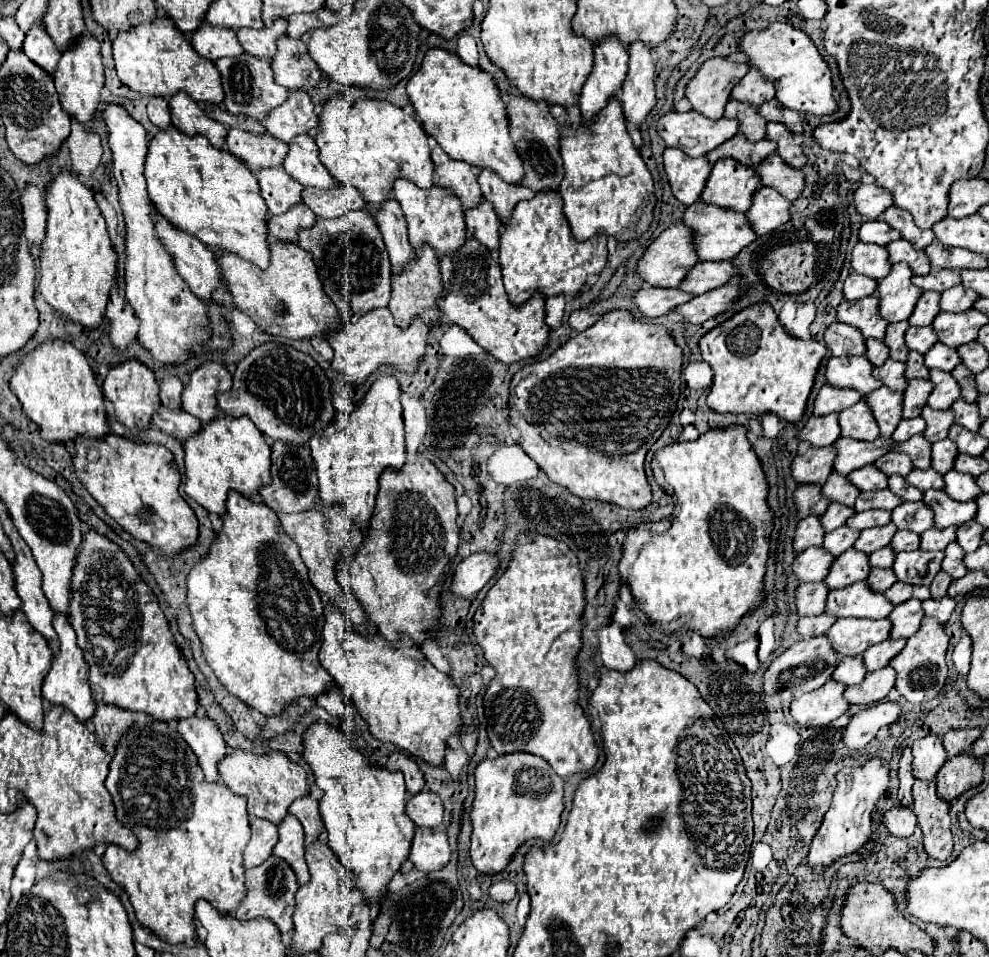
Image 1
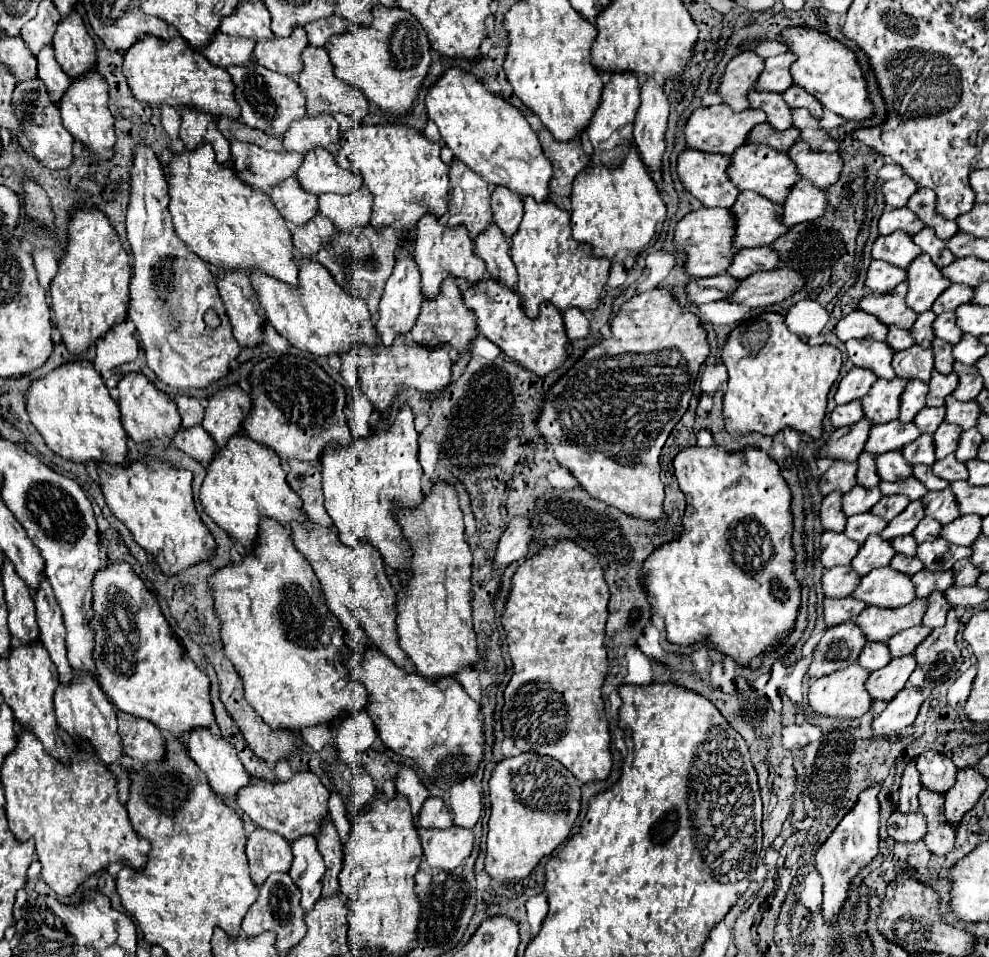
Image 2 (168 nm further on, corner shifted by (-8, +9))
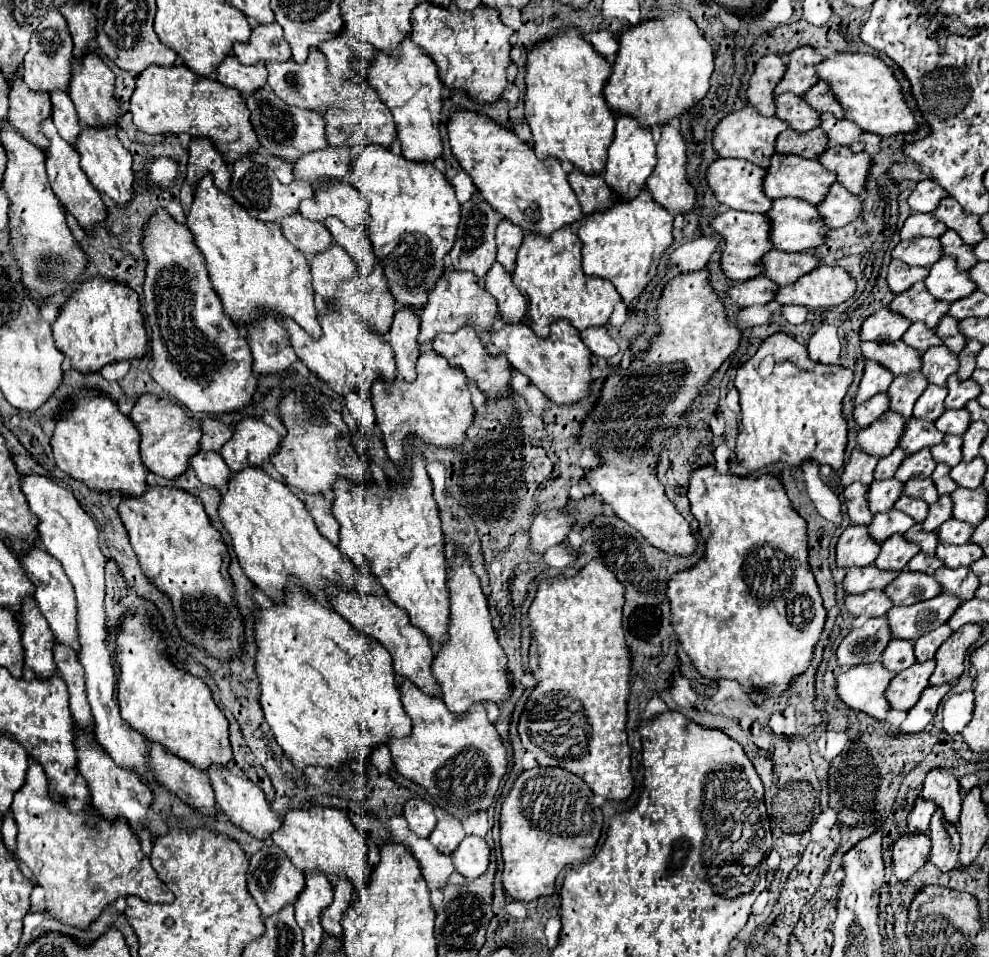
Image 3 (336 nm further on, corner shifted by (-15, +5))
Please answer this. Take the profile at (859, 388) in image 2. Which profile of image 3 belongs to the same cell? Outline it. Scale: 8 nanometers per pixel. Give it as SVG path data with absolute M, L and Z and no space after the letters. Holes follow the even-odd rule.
M868 360L866 366L864 366L864 376L862 376L860 384L858 384L858 392L852 398L852 404L860 404L860 402L872 398L878 392L886 392L890 382L892 382L892 378L894 376L884 366Z

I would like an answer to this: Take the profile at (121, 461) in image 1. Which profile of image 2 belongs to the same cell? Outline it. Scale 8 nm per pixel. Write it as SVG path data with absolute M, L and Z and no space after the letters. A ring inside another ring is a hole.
M141 460L141 462L133 462L133 464L125 466L125 468L109 466L109 464L99 466L99 478L101 478L101 490L105 496L105 502L107 502L109 510L113 512L113 516L117 516L129 528L135 542L147 554L151 554L155 558L155 562L159 564L159 568L165 576L175 576L181 570L187 570L201 562L209 562L213 558L215 540L195 510L193 490L191 490L193 474L189 470L173 468L161 460L149 460L149 462Z

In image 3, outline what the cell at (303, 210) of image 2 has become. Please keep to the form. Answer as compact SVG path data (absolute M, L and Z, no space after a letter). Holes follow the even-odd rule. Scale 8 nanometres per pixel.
M300 212L290 214L280 222L284 236L306 256L312 258L316 252L326 250L332 244L332 236L320 222L308 222Z

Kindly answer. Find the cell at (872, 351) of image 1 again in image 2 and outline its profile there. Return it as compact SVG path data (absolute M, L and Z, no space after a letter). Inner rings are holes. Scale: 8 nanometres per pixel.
M889 326L887 344L889 344L895 352L899 352L899 350L905 350L905 348L913 346L913 344L915 344L915 340L911 338L909 330L903 330L903 328L899 328L899 326Z

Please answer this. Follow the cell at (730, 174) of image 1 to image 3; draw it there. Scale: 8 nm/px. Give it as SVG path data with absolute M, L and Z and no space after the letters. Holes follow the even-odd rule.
M776 152L766 168L764 194L772 200L792 196L818 204L834 180L836 174L828 172L818 160Z

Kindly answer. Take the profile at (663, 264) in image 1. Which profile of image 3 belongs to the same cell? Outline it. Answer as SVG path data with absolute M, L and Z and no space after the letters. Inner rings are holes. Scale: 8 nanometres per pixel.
M728 210L724 214L718 214L710 222L710 226L724 240L724 248L720 254L720 266L722 266L722 272L726 278L730 278L732 282L744 282L744 280L750 280L750 278L756 278L762 274L760 260L772 248L770 240L768 240L770 228L768 228L768 220L764 218L764 214Z

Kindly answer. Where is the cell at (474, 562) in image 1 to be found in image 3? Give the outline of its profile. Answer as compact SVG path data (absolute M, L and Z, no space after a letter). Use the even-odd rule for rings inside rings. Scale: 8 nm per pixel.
M546 510L534 516L530 526L530 550L534 554L544 554L550 546L560 544L570 532L572 520L564 516L562 510Z

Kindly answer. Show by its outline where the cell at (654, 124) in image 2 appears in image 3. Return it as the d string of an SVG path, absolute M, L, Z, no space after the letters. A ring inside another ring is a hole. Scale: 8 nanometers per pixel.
M658 126L660 140L656 144L656 170L650 174L646 186L652 192L654 200L662 204L666 210L678 210L678 212L690 212L696 204L696 194L690 182L686 180L686 144L680 136L680 132L674 126Z

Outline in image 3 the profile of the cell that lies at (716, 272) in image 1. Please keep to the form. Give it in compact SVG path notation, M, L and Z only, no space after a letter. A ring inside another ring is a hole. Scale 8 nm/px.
M770 250L764 258L762 258L762 268L764 268L764 276L770 278L772 282L776 282L778 286L786 286L796 282L800 276L808 274L812 268L816 268L820 260L810 254L810 252L782 252L782 250Z

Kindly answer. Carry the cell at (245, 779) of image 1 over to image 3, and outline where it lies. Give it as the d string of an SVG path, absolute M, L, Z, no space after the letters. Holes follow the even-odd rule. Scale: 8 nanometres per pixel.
M310 806L310 808L290 808L282 818L280 830L272 834L272 842L280 846L292 864L306 872L322 872L326 876L348 876L356 892L364 892L364 884L368 882L370 866L366 858L366 844L362 834L352 824L350 816L342 808L332 806Z

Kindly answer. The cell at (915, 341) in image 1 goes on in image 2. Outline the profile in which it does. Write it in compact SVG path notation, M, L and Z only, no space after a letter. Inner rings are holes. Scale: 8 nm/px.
M945 312L945 314L941 314L941 316L933 322L935 336L937 336L937 338L945 338L947 342L957 344L957 342L963 338L963 332L961 332L961 328L955 324L955 320L957 320L955 312Z

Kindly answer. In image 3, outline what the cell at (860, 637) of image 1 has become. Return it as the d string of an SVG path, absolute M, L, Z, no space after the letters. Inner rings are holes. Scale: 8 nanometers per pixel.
M938 594L932 600L924 600L912 606L894 606L886 614L888 626L892 630L892 638L916 640L922 634L946 624L946 620L960 604L962 600L954 596Z

